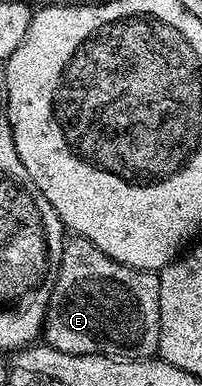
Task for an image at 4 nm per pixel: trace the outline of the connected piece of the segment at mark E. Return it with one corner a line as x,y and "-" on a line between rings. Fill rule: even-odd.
72,235
64,243
53,294
43,319
42,339
66,354
97,354
124,360
151,358
159,350
159,277
109,258
84,236

